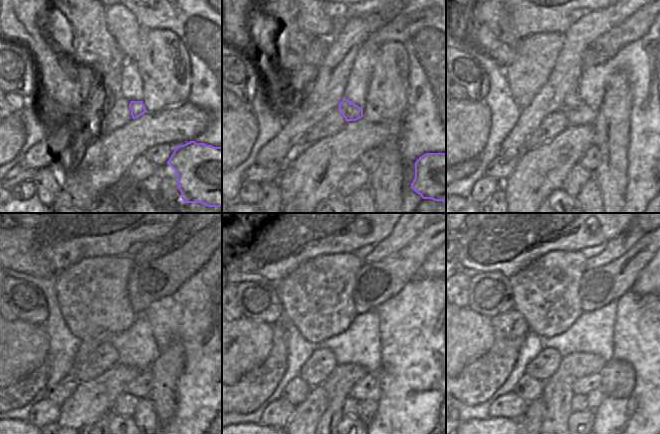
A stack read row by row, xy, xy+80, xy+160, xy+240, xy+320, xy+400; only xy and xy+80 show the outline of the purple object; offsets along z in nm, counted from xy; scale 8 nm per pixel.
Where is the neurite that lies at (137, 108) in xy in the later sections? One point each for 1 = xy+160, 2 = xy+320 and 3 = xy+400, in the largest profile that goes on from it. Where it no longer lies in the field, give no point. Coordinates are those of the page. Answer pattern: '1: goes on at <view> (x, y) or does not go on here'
1: goes on at xy+160 (572, 101)
2: goes on at xy+320 (317, 296)
3: goes on at xy+400 (546, 293)

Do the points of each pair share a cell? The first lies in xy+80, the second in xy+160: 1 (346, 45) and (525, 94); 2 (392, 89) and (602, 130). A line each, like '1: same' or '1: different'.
1: different
2: same

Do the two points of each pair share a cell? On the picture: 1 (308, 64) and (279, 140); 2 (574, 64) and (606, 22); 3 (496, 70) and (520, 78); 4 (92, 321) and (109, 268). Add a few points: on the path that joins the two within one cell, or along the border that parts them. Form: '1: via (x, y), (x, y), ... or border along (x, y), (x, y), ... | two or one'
1: border along (310, 86), (301, 94), (301, 99), (295, 105) | two
2: via (574, 52), (574, 47), (594, 27) | one
3: border along (503, 68), (512, 95) | two
4: via (92, 308), (92, 294), (102, 281) | one

